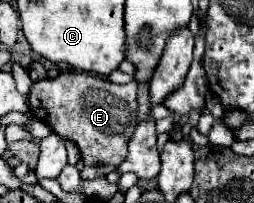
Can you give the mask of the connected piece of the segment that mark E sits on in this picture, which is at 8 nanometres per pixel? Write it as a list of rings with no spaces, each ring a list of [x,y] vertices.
[[[61,73],[55,79],[41,79],[33,83],[31,93],[27,97],[31,113],[41,119],[45,125],[51,125],[53,133],[63,139],[73,141],[79,147],[81,159],[85,165],[103,163],[103,165],[121,165],[127,157],[127,143],[133,137],[137,127],[137,83],[131,81],[127,85],[115,85],[107,79],[89,75],[89,73]]]

